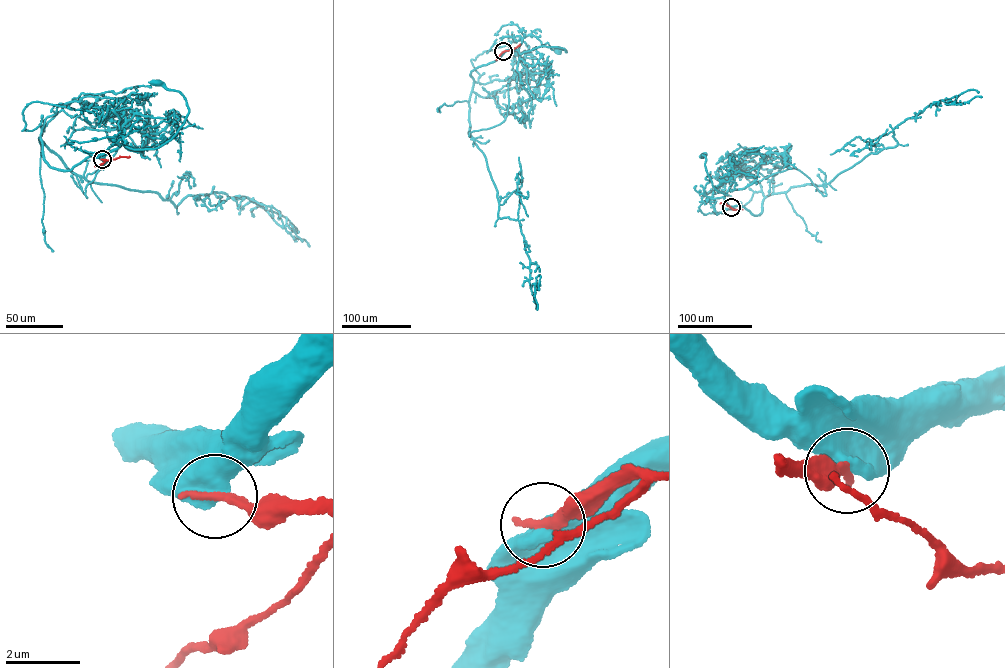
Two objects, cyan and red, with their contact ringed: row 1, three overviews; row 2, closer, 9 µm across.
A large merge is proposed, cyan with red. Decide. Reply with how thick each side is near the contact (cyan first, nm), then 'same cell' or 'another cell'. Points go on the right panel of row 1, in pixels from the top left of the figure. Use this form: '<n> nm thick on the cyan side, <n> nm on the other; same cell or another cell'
650 nm thick on the cyan side, 280 nm on the other; another cell

